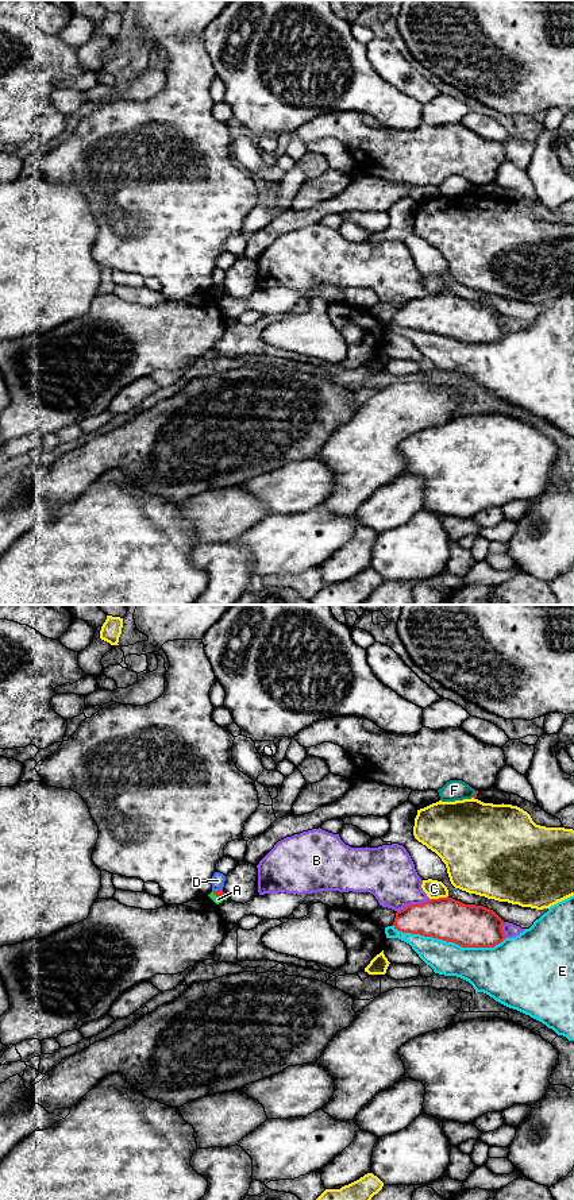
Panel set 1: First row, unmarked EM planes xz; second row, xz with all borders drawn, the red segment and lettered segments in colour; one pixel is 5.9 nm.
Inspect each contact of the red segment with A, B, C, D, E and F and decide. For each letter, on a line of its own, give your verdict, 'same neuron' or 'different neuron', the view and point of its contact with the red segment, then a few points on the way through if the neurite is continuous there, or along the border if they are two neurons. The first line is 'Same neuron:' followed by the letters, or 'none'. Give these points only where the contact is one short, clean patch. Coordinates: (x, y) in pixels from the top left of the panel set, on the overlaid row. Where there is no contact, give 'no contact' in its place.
Same neuron: none
A: different neuron; contact xz (219, 895); border xz (212, 891), (216, 895), (224, 896)
B: different neuron; contact xz (413, 905)
C: different neuron; contact xz (439, 898)
D: different neuron; contact xz (218, 891)
E: different neuron; contact xz (449, 941)
F: different neuron; contact xz (474, 794)

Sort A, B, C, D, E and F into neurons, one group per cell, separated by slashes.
A / B / C / D / E / F

